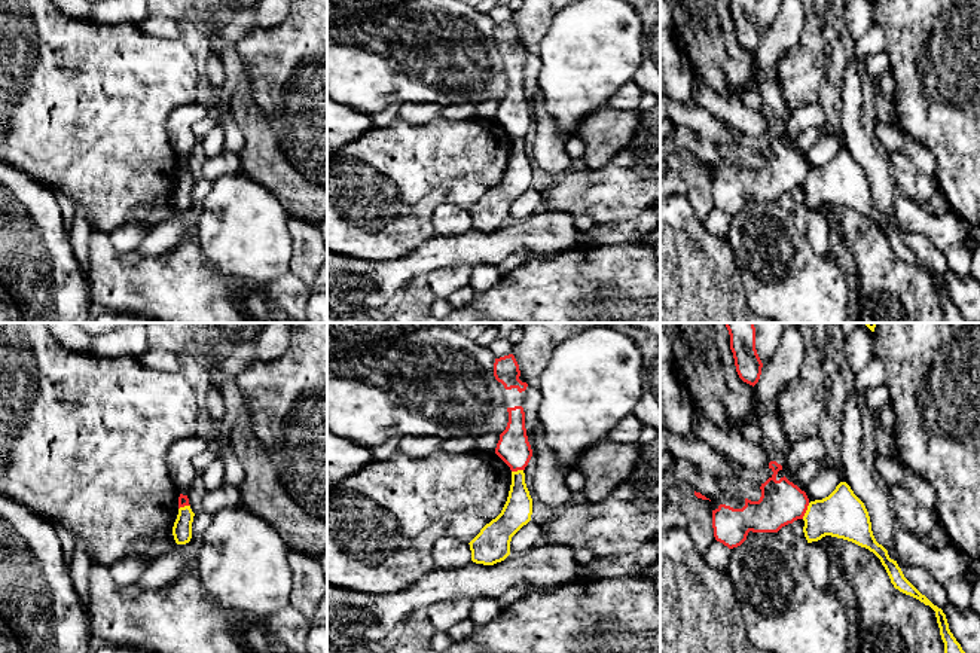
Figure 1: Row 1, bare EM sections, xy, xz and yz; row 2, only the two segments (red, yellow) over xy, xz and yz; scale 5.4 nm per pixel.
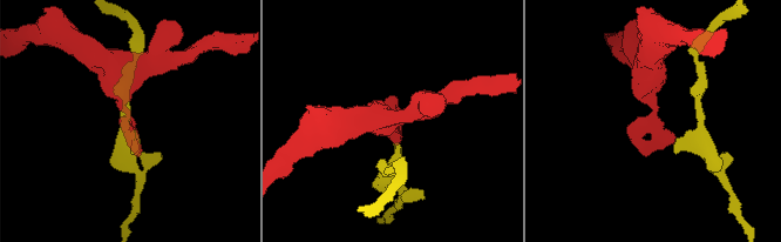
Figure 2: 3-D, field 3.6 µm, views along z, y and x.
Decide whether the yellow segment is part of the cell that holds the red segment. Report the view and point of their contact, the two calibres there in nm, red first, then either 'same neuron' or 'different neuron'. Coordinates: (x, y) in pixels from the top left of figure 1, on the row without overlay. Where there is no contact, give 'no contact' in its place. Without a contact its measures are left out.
contact yz (806, 176); calibres 240 and 240 nm; different neuron

